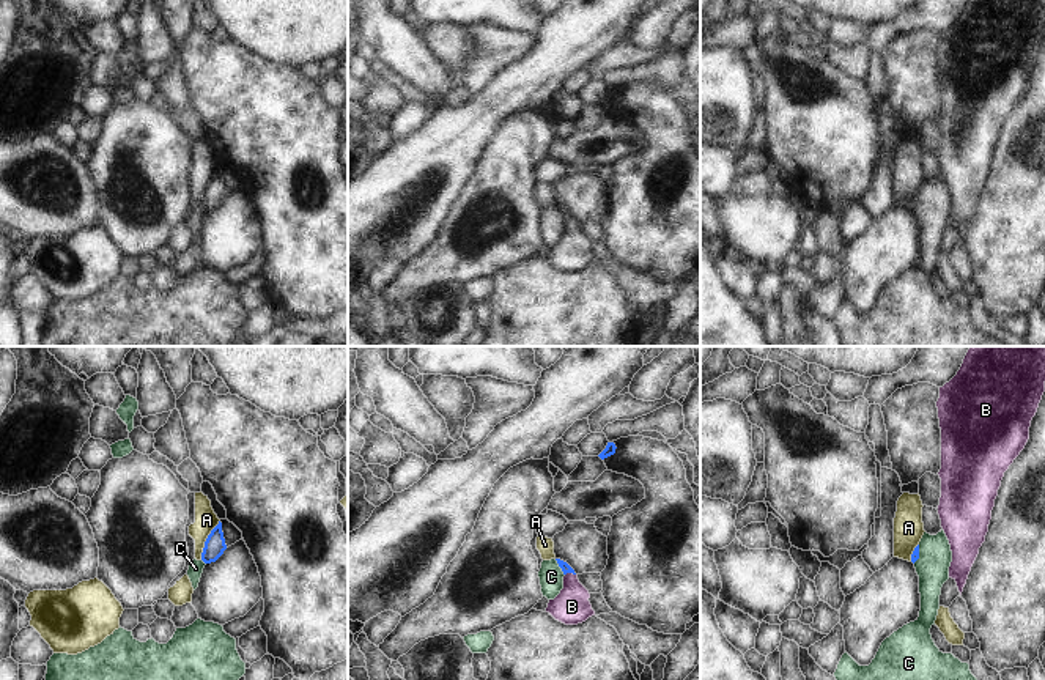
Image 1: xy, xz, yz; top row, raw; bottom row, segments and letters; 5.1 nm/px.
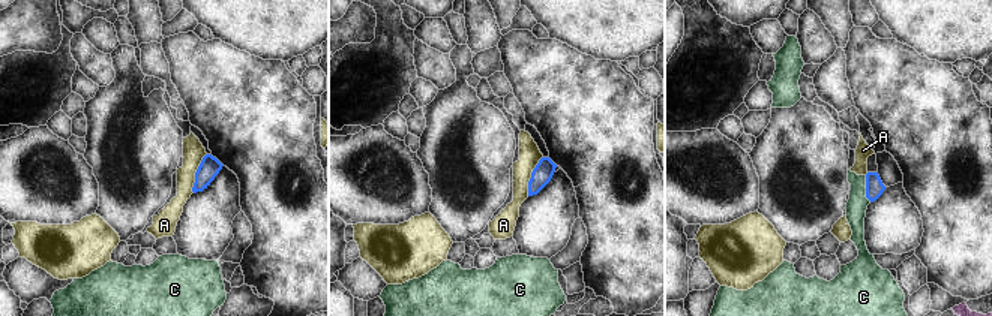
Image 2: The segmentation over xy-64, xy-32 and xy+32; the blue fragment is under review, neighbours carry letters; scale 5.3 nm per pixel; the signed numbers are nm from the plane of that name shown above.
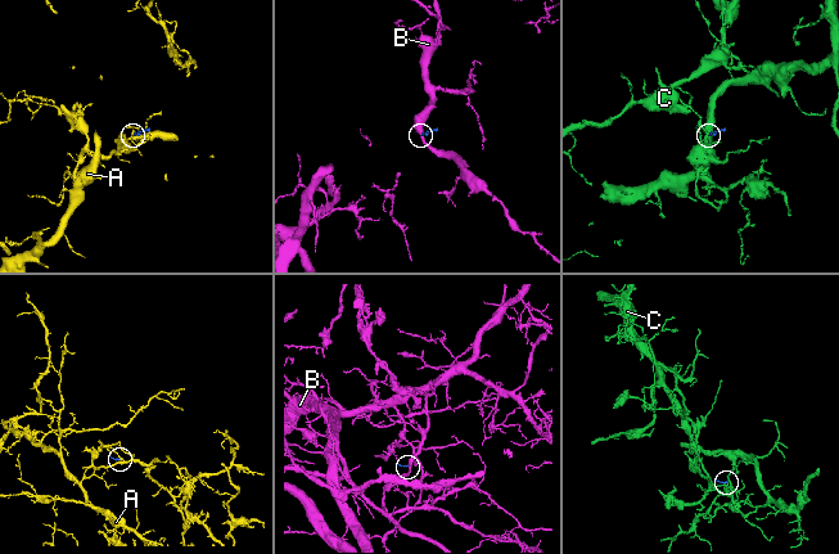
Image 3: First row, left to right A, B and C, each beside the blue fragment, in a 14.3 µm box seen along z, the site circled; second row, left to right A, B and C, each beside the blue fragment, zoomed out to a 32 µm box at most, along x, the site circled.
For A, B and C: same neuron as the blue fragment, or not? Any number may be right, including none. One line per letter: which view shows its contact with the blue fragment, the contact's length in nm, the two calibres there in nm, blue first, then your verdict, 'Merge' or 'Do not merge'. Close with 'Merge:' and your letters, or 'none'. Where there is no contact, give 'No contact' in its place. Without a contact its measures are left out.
A: Touches blue in xy. Shared border 220 nm. Thickness 110 nm (blue) against 110 nm. Do not merge
B: Touches blue in xz. Shared border 60 nm. Thickness 50 nm (blue) against 190 nm. Merge
C: Touches blue in xy. Shared border 40 nm. Thickness 110 nm (blue) against 80 nm. Do not merge
Merge: B.

